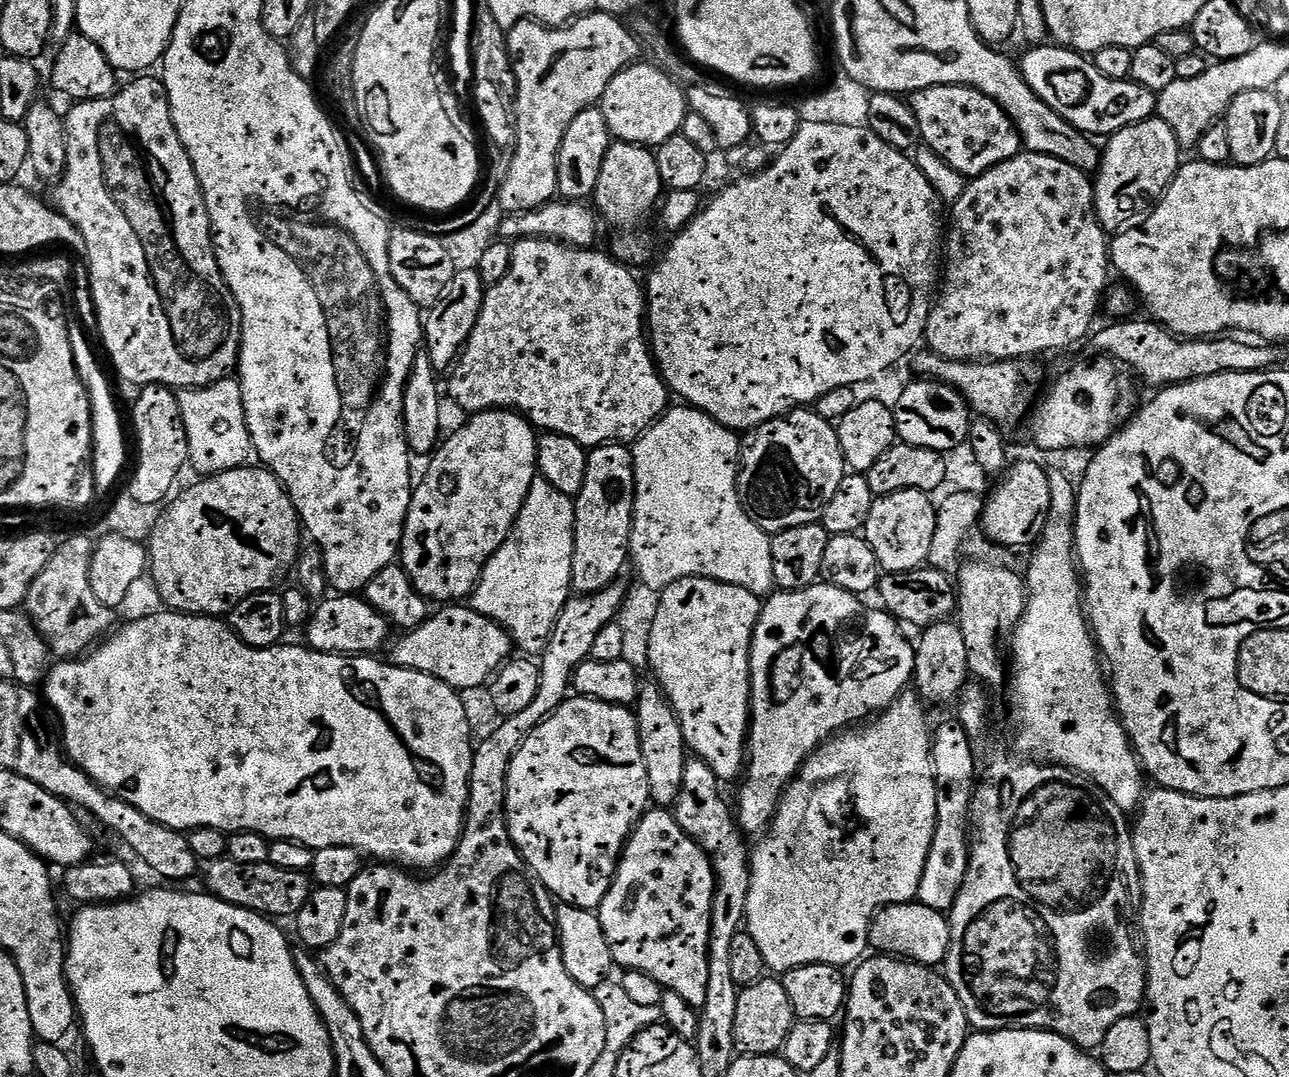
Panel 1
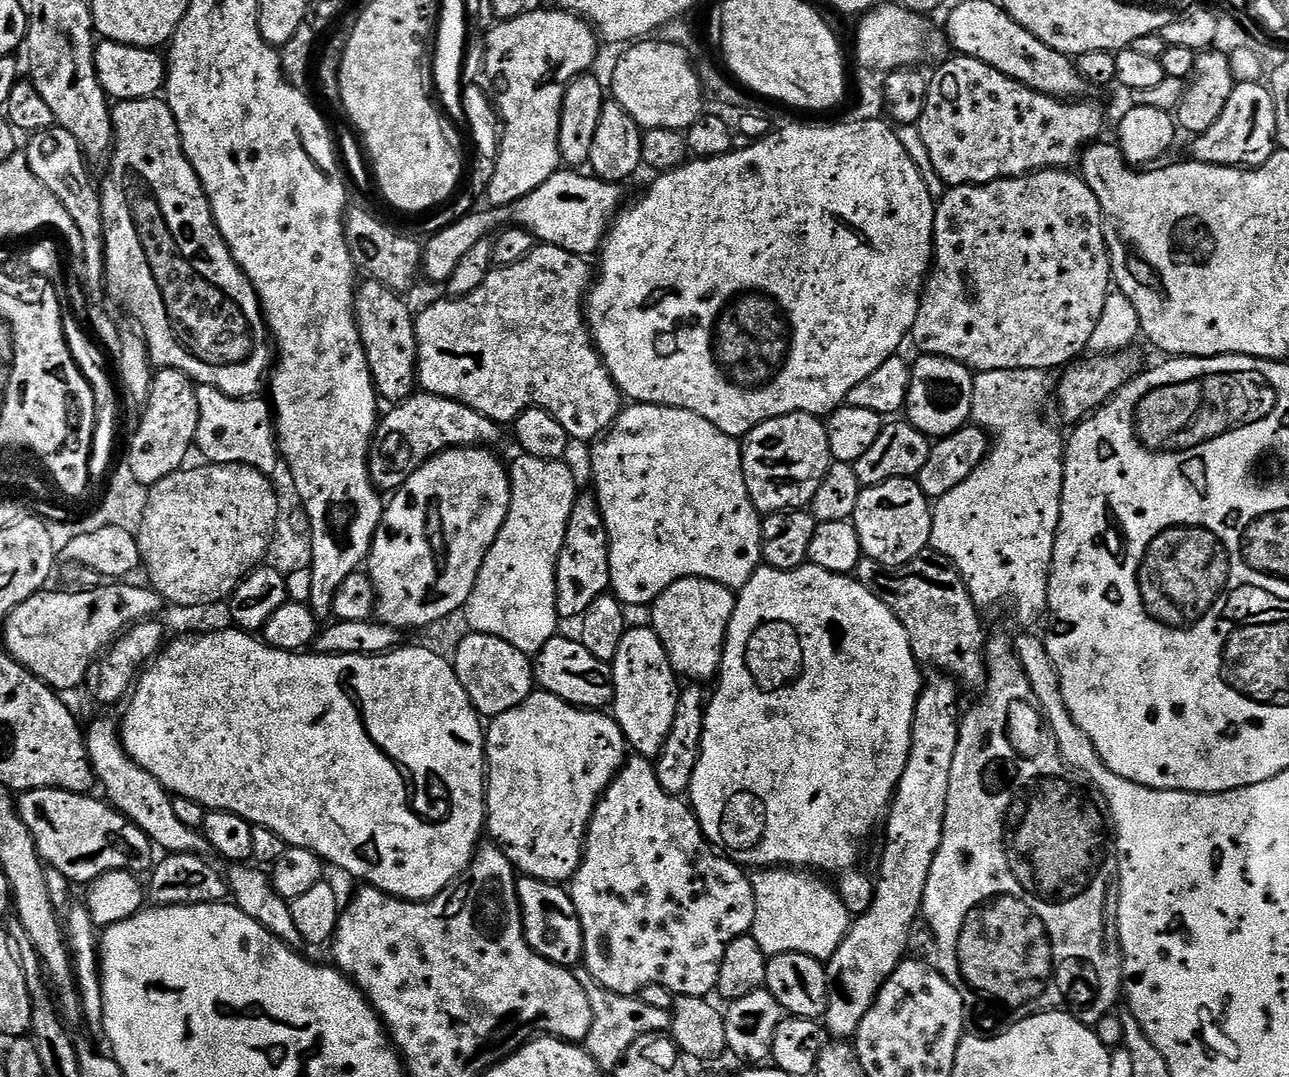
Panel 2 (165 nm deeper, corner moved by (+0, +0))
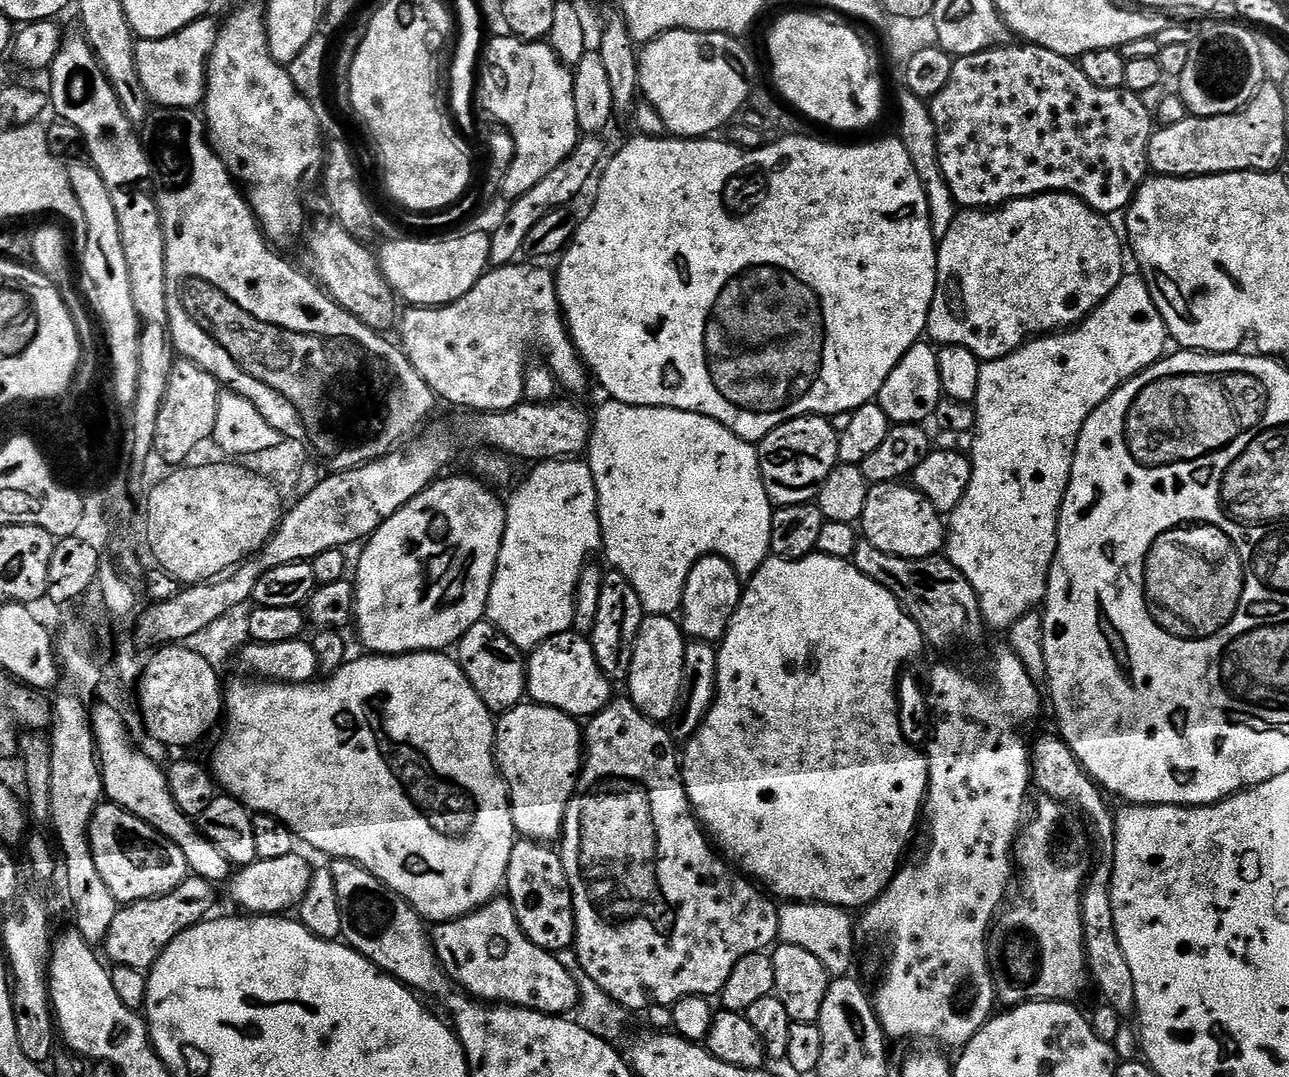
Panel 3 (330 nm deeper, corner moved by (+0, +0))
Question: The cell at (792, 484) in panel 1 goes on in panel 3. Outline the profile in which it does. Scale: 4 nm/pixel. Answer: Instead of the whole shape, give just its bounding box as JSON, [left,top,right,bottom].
[756,416,840,505]

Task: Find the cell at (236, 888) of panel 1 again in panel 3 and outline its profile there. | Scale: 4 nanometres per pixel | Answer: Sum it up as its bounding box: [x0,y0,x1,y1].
[102,874,216,970]

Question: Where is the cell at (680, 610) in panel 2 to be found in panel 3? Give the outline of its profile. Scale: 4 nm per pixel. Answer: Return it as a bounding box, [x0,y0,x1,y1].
[678,556,742,642]

